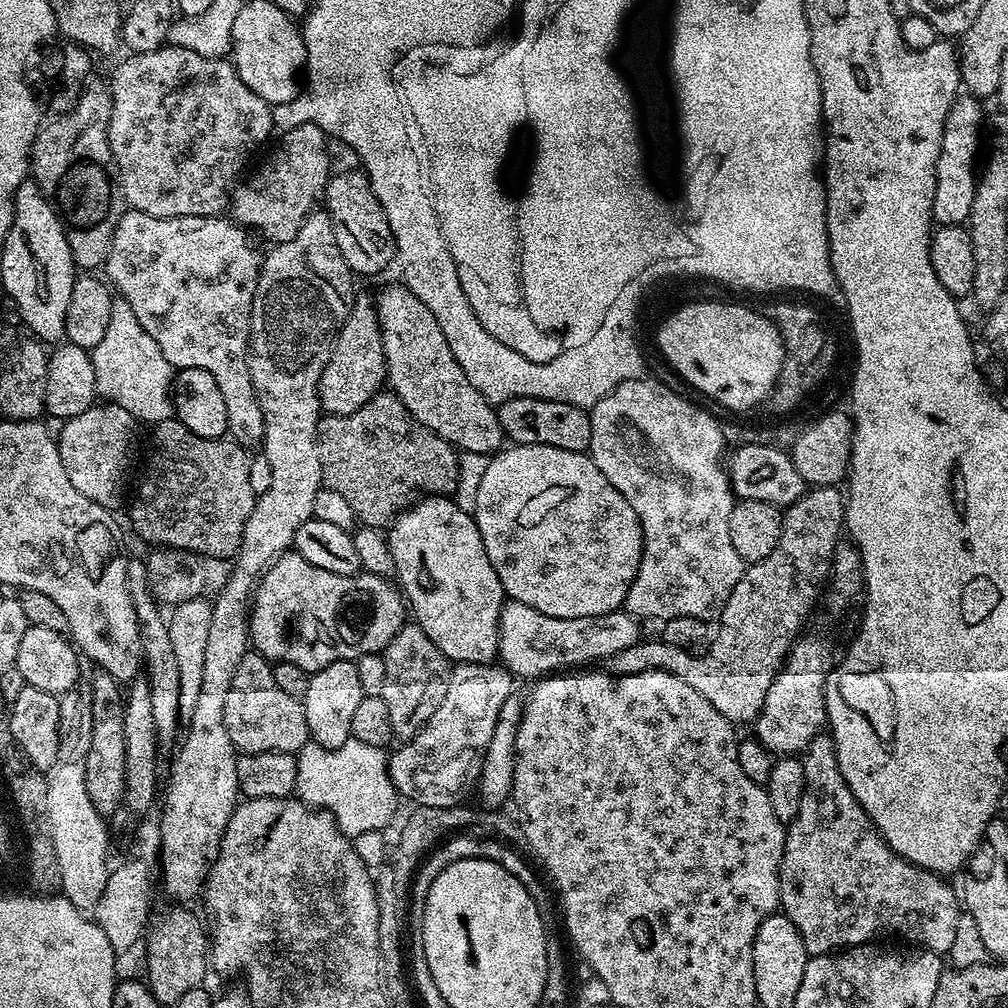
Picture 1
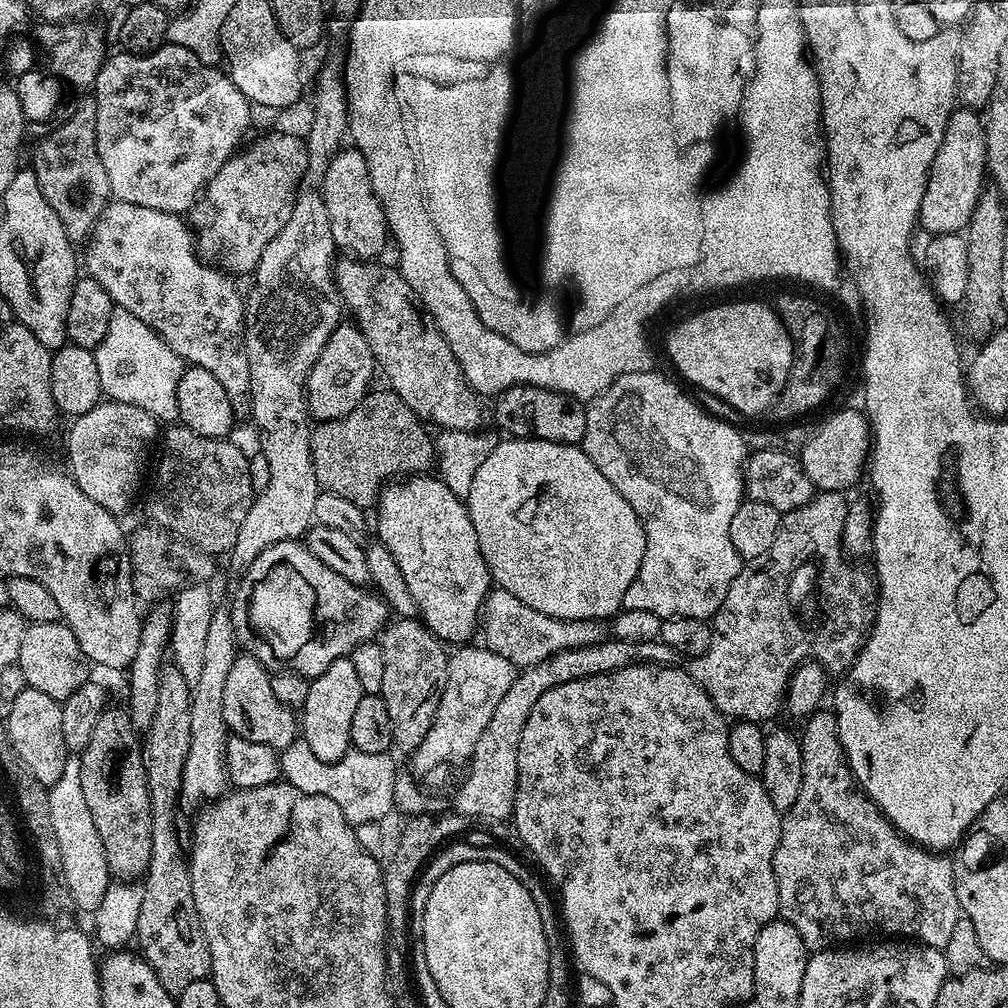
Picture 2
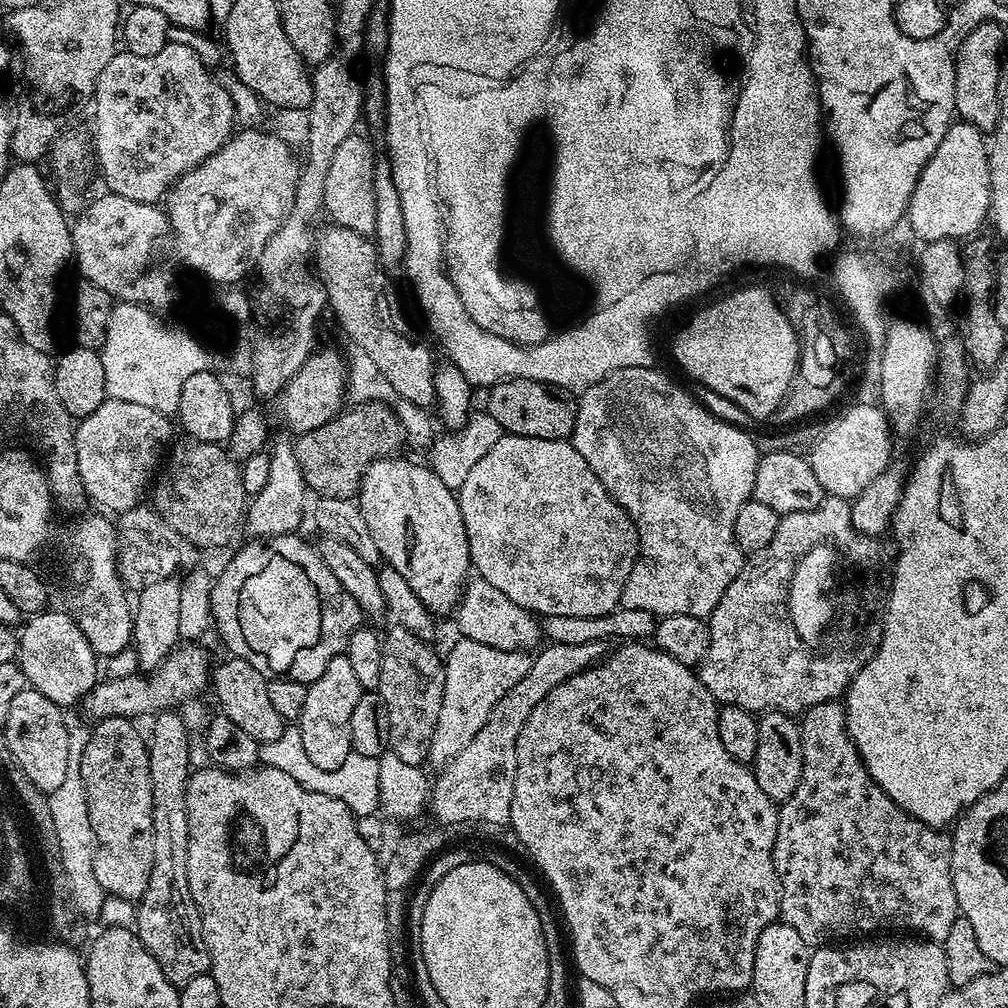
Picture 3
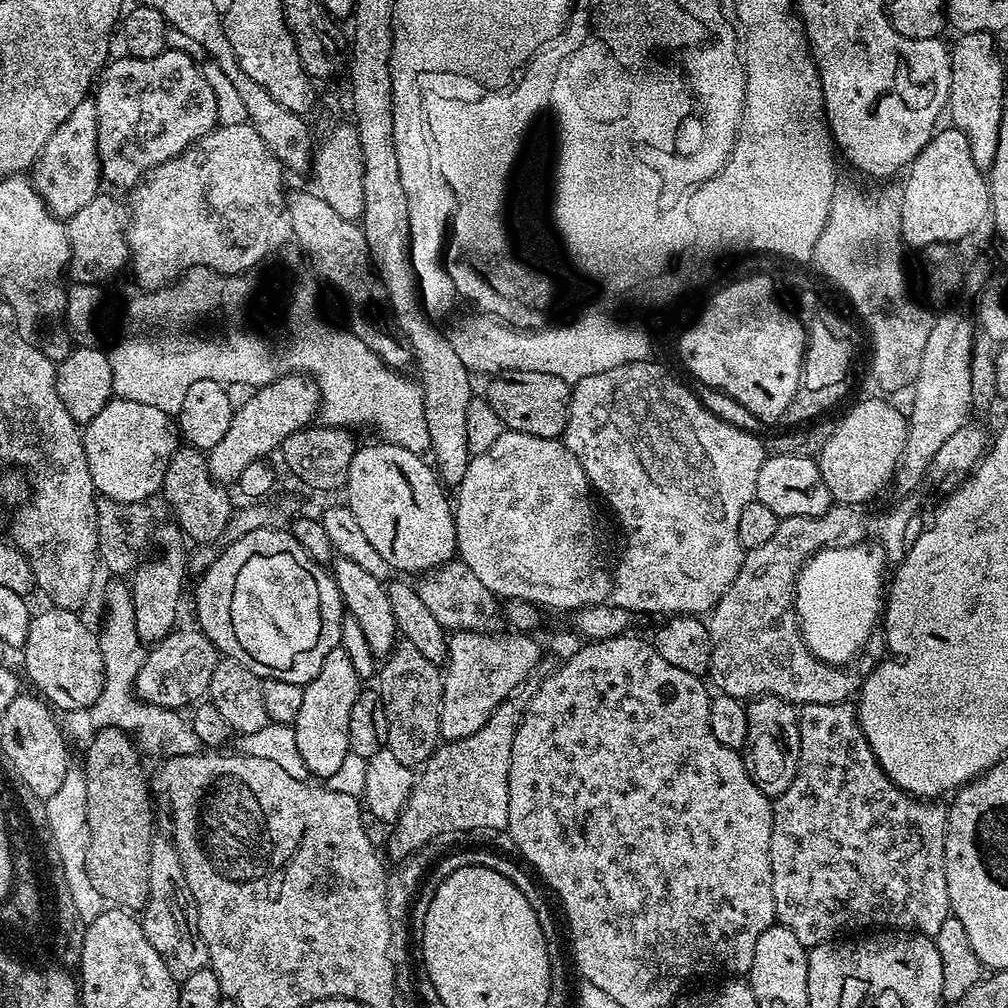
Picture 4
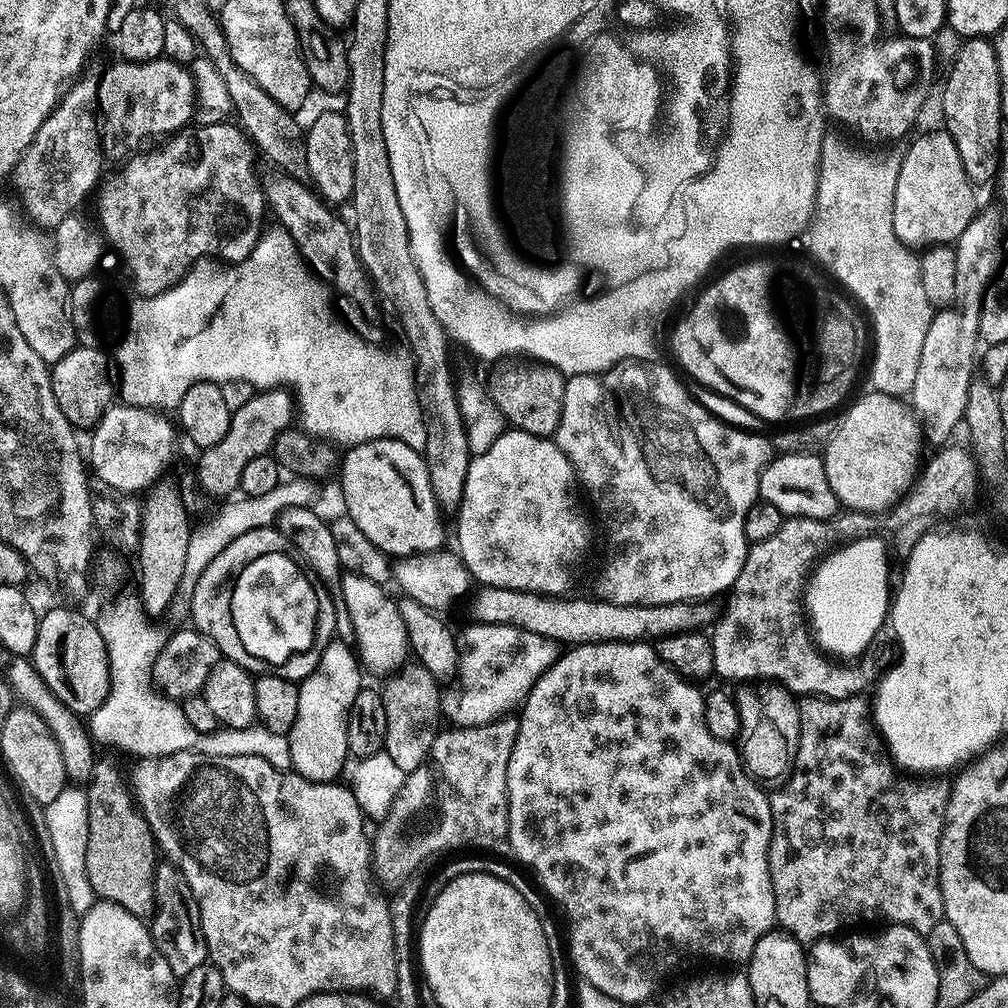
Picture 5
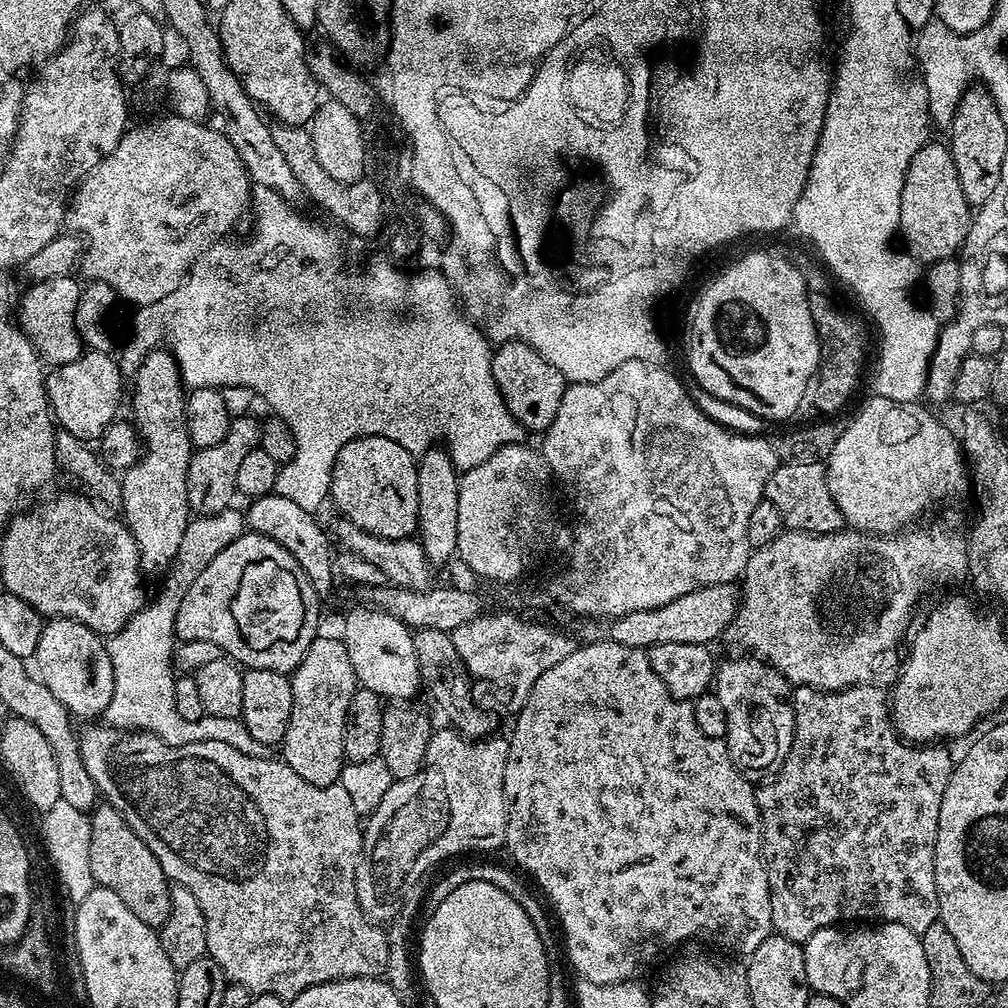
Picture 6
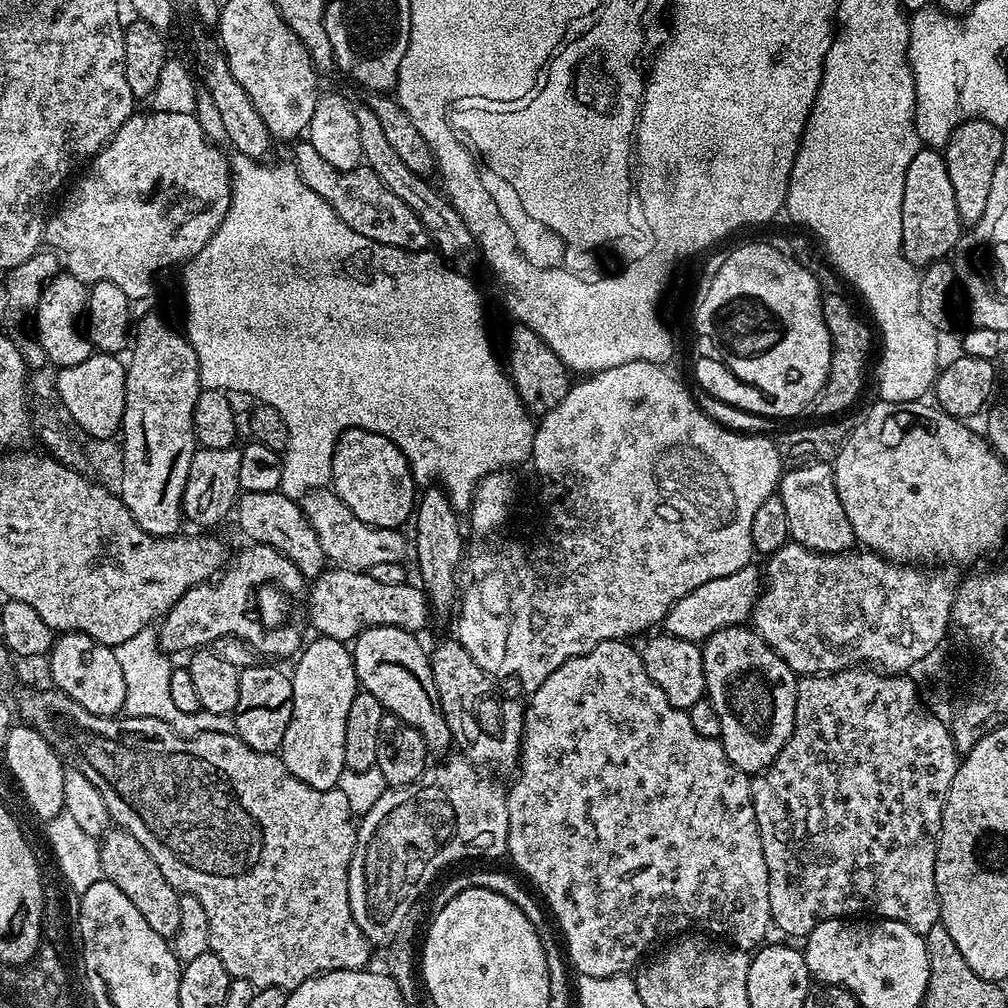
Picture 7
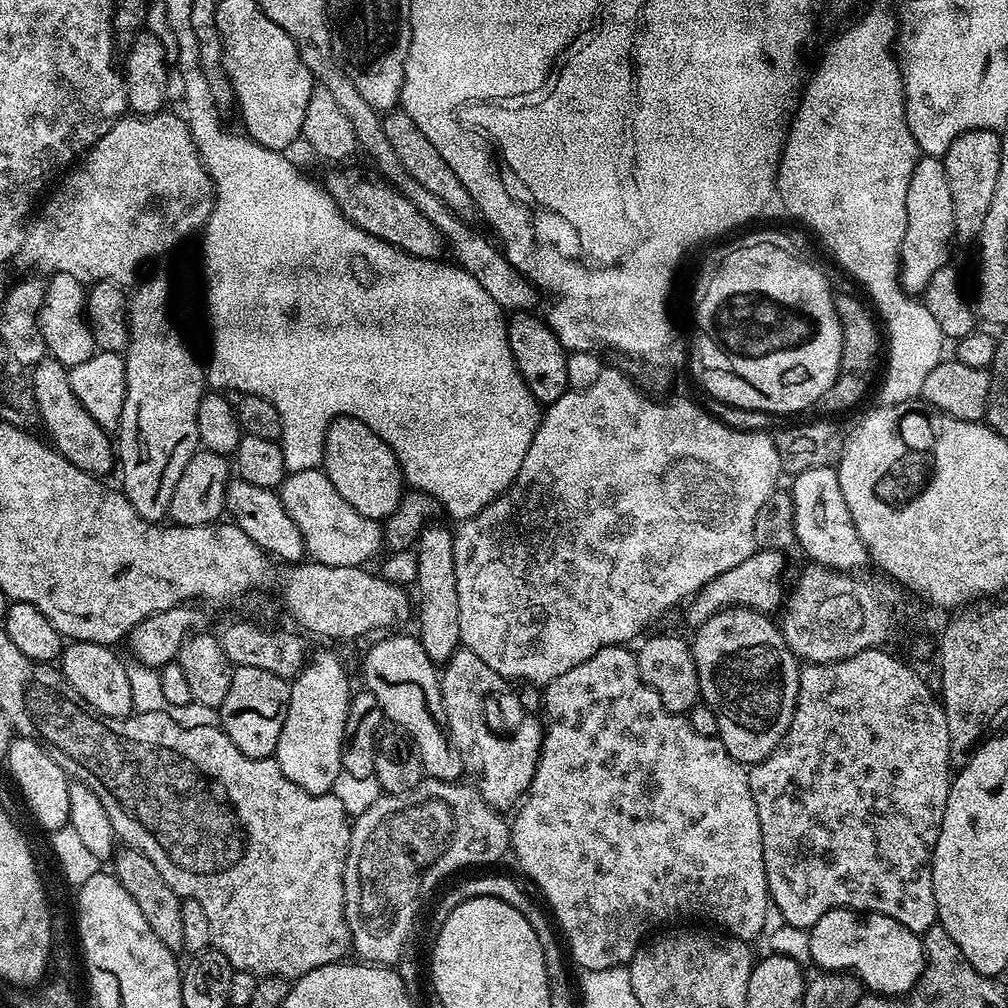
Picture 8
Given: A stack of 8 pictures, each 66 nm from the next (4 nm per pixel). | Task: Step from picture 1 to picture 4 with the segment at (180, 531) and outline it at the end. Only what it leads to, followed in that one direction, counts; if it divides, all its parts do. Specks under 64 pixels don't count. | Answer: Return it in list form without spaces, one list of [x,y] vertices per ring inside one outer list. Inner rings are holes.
[[[191,446],[179,447],[172,456],[167,474],[164,475],[162,496],[172,506],[175,521],[183,533],[198,541],[210,542],[223,535],[224,528],[234,511],[230,502],[229,489],[216,483],[208,472],[207,457]]]

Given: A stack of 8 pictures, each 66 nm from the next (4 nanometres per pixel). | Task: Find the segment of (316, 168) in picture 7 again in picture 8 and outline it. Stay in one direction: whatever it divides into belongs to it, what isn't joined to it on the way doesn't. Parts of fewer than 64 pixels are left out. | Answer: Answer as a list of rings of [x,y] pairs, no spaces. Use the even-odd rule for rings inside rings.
[[[333,167],[322,184],[350,223],[414,257],[437,260],[445,255],[444,235],[409,199],[383,181],[367,180],[360,171],[344,167]]]

